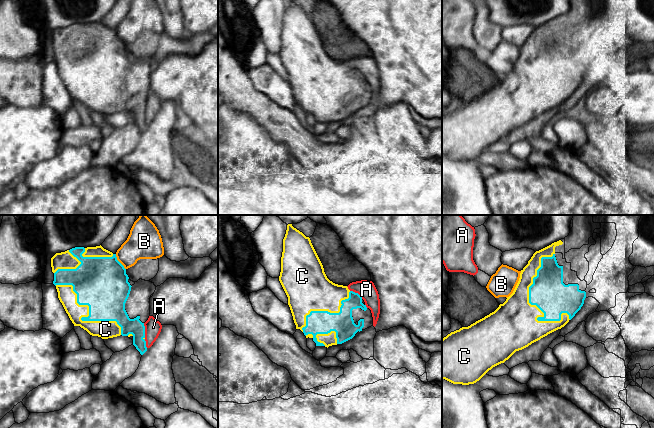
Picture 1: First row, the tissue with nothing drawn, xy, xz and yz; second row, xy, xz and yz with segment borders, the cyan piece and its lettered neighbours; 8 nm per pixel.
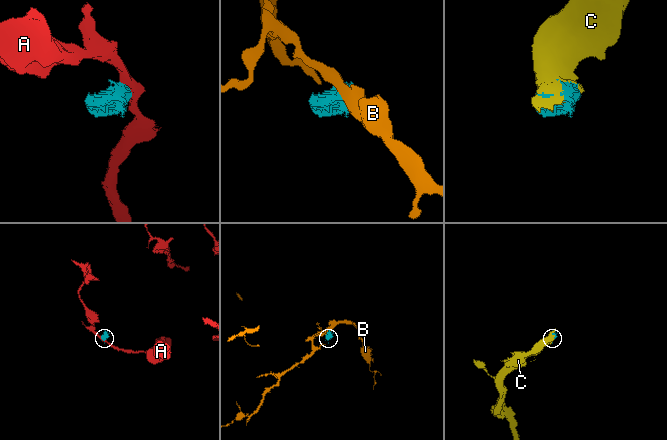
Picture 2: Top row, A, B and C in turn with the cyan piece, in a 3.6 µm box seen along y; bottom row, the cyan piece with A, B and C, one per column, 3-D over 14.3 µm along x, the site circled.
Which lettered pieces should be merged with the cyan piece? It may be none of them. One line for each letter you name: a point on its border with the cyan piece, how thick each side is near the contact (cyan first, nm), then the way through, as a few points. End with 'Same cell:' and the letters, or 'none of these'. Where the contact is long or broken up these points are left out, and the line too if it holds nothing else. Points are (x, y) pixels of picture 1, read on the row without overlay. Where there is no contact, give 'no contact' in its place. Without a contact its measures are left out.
C: meets cyan in yz at (530, 62); 280 nm thick on the cyan side, 280 nm on the other
Same cell: C

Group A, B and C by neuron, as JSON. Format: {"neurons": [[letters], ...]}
{"neurons": [["A"], ["B"], ["C"]]}

